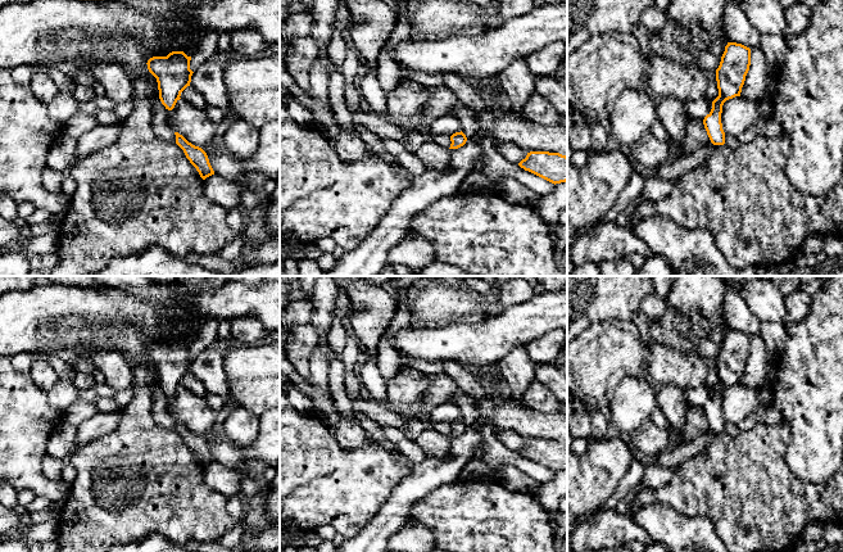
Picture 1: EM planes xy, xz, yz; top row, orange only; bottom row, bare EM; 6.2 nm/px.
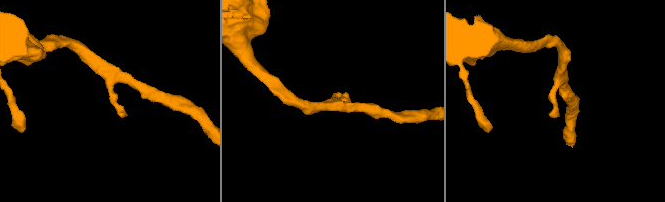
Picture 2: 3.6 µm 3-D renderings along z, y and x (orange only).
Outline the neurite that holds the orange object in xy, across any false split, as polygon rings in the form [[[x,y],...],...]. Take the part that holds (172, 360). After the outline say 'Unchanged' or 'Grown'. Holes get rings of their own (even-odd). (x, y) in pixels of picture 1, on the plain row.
[[[172,339],[167,344],[148,348],[149,359],[157,366],[159,386],[166,397],[172,398],[181,386],[181,380],[190,374],[192,358],[191,344],[183,339]]]. Unchanged

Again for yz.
[[[728,330],[716,357],[719,384],[712,389],[711,399],[703,412],[713,433],[725,431],[725,420],[721,411],[722,393],[726,388],[740,384],[745,363],[751,353],[751,336],[737,330]]]. Unchanged

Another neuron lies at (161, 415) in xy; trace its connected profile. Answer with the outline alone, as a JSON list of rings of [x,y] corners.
[[[159,383],[155,385],[153,395],[154,395],[153,420],[162,426],[176,430],[175,418],[167,408],[167,397],[162,392]]]

